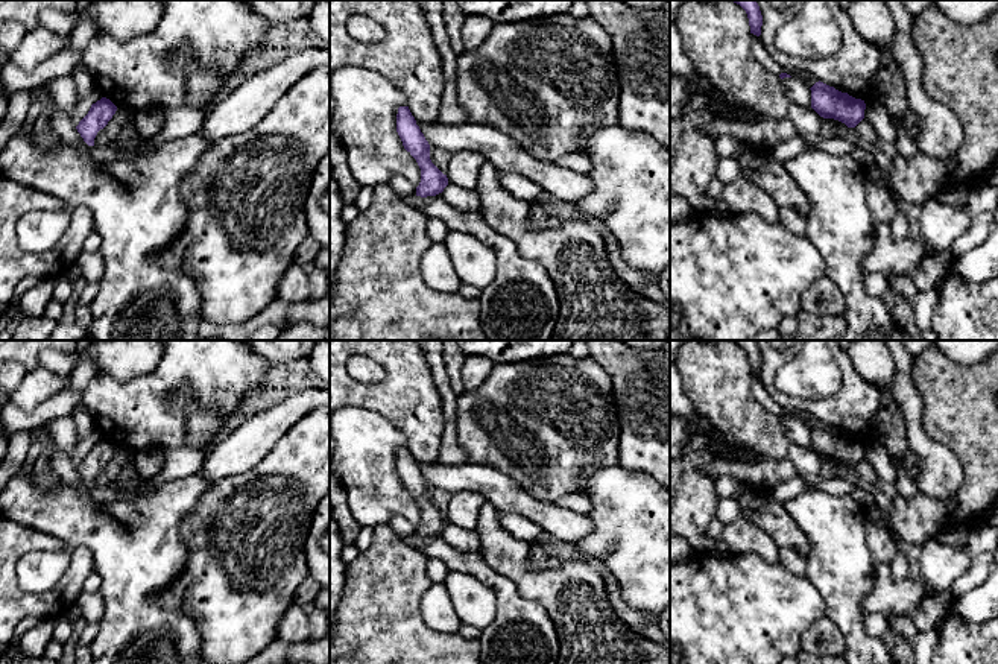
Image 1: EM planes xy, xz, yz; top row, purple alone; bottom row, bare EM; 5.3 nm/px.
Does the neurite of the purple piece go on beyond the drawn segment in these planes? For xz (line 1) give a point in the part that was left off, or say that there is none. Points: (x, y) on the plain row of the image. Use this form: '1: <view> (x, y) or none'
1: none

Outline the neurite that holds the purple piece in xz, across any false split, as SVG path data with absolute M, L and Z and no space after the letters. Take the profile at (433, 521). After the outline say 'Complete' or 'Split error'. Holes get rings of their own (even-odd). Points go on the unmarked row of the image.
M400 447L396 454L396 473L404 489L416 500L421 509L421 523L416 536L436 536L448 526L448 518L430 500L430 485L416 465L409 447Z. Complete

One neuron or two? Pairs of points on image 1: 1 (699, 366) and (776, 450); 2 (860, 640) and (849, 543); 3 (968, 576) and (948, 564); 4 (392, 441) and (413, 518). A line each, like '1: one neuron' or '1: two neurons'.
1: one neuron
2: one neuron
3: two neurons
4: one neuron

